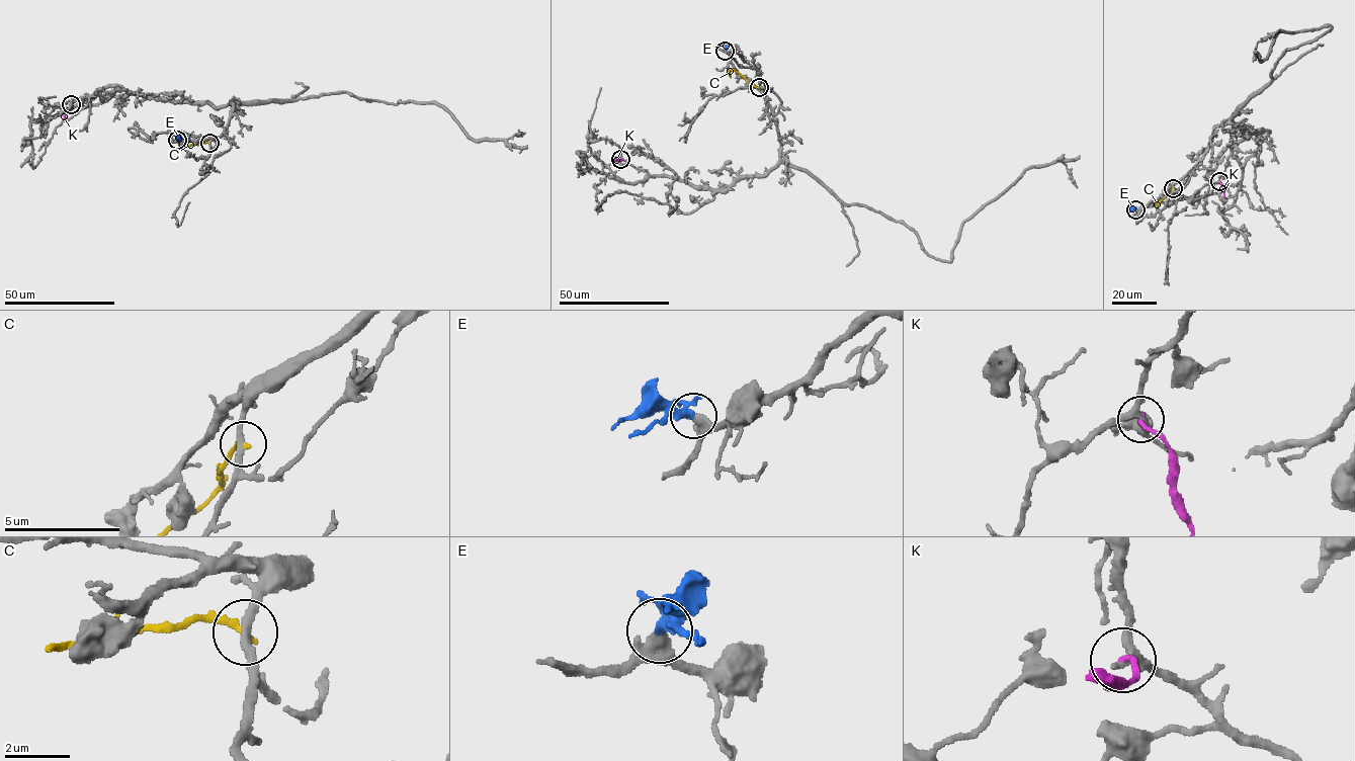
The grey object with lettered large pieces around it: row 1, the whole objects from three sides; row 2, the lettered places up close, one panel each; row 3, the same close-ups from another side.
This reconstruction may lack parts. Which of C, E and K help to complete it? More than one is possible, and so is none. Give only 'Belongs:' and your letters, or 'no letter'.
Belongs: E

